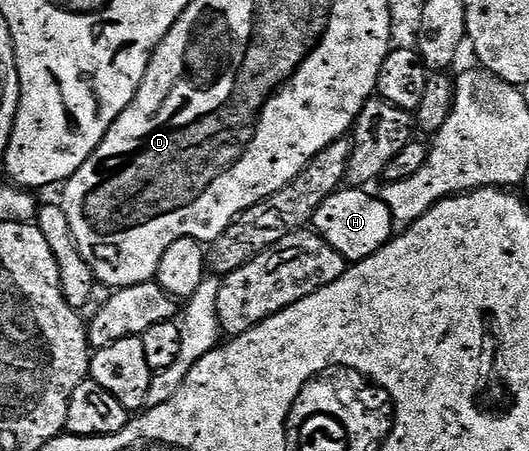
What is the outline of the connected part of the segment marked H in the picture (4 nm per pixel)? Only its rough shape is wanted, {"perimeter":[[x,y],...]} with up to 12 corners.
{"perimeter":[[346,186],[317,210],[317,234],[350,264],[395,234],[376,194]]}

